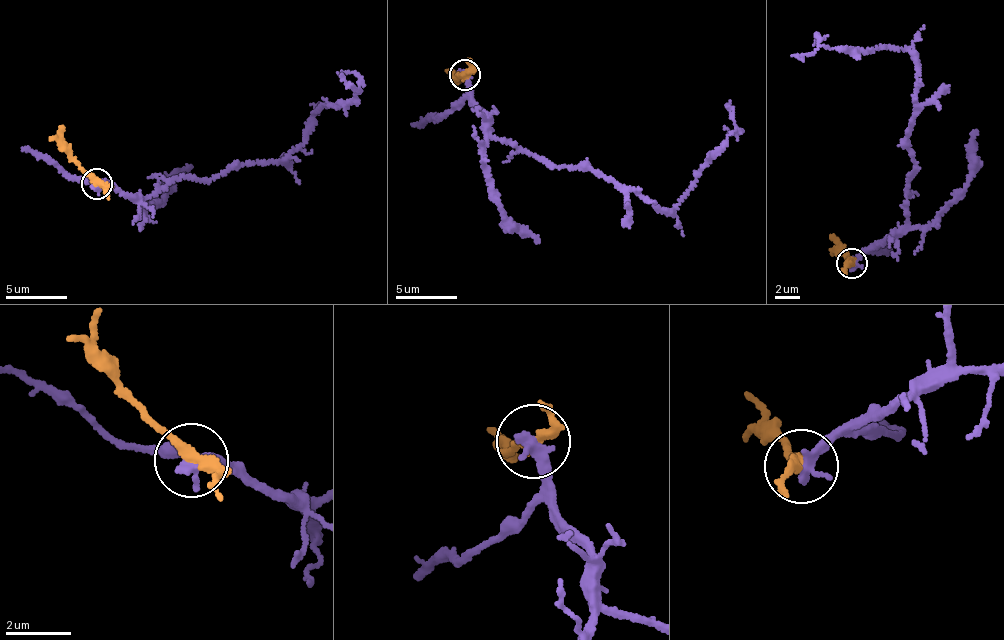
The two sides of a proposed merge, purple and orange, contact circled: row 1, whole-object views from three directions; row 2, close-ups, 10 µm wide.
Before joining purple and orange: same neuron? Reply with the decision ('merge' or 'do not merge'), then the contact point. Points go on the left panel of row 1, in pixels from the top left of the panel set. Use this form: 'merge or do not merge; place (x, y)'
do not merge; place (97, 183)

